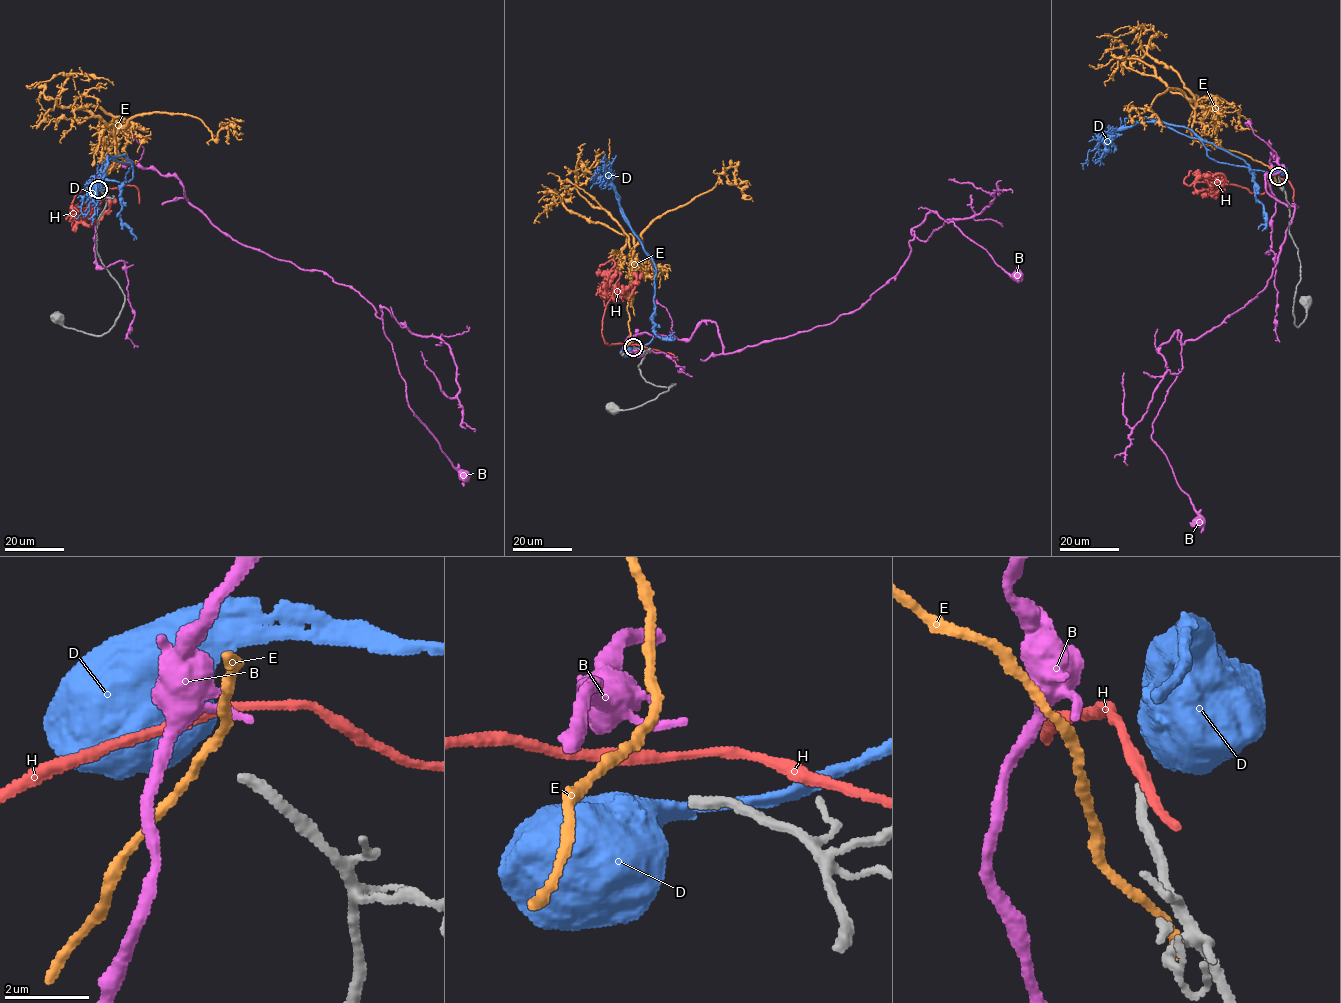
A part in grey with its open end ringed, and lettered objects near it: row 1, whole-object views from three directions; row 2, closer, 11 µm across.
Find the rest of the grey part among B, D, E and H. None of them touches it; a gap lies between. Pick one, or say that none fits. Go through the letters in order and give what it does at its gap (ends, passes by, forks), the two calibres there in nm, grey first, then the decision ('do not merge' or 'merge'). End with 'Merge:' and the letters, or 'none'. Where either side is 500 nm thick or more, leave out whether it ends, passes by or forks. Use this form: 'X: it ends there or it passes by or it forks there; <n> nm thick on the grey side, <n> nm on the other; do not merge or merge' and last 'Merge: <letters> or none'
B: it ends there; 260 nm thick on the grey side, 190 nm on the other; do not merge
D: 260 nm thick on the grey side, 850 nm on the other; do not merge
E: it passes by; 260 nm thick on the grey side, 200 nm on the other; do not merge
H: it passes by; 260 nm thick on the grey side, 280 nm on the other; do not merge
Merge: none

